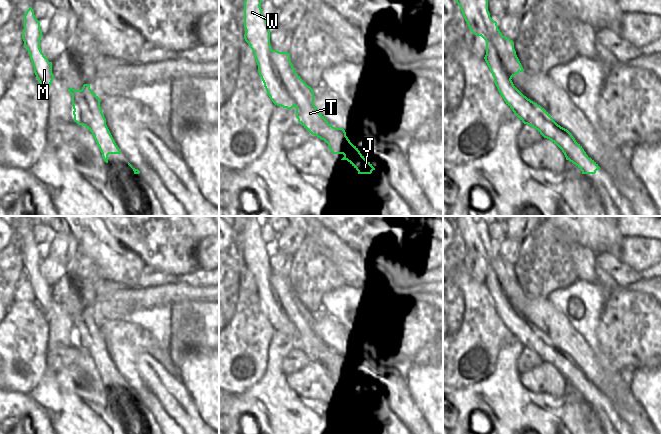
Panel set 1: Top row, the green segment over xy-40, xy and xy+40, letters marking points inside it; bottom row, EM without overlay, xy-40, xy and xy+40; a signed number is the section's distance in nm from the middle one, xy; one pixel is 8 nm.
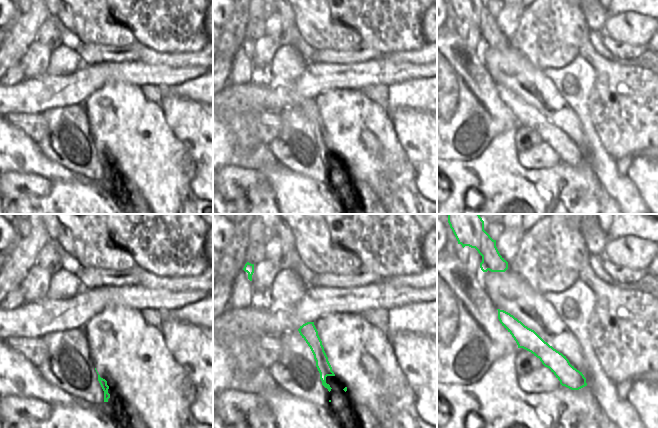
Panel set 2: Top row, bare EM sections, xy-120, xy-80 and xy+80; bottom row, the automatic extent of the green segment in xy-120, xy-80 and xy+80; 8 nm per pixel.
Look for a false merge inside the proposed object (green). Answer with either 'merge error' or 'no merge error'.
merge error

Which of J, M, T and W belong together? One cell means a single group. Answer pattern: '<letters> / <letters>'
J T / M W

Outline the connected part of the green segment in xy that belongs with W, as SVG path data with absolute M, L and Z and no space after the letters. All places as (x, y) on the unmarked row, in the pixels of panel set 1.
M245 216L244 225L244 258L245 265L254 276L258 289L258 297L272 326L283 332L291 334L296 331L296 341L302 347L300 331L284 309L282 301L272 285L272 271L270 269L270 251L262 239L260 231L262 221L259 216Z

